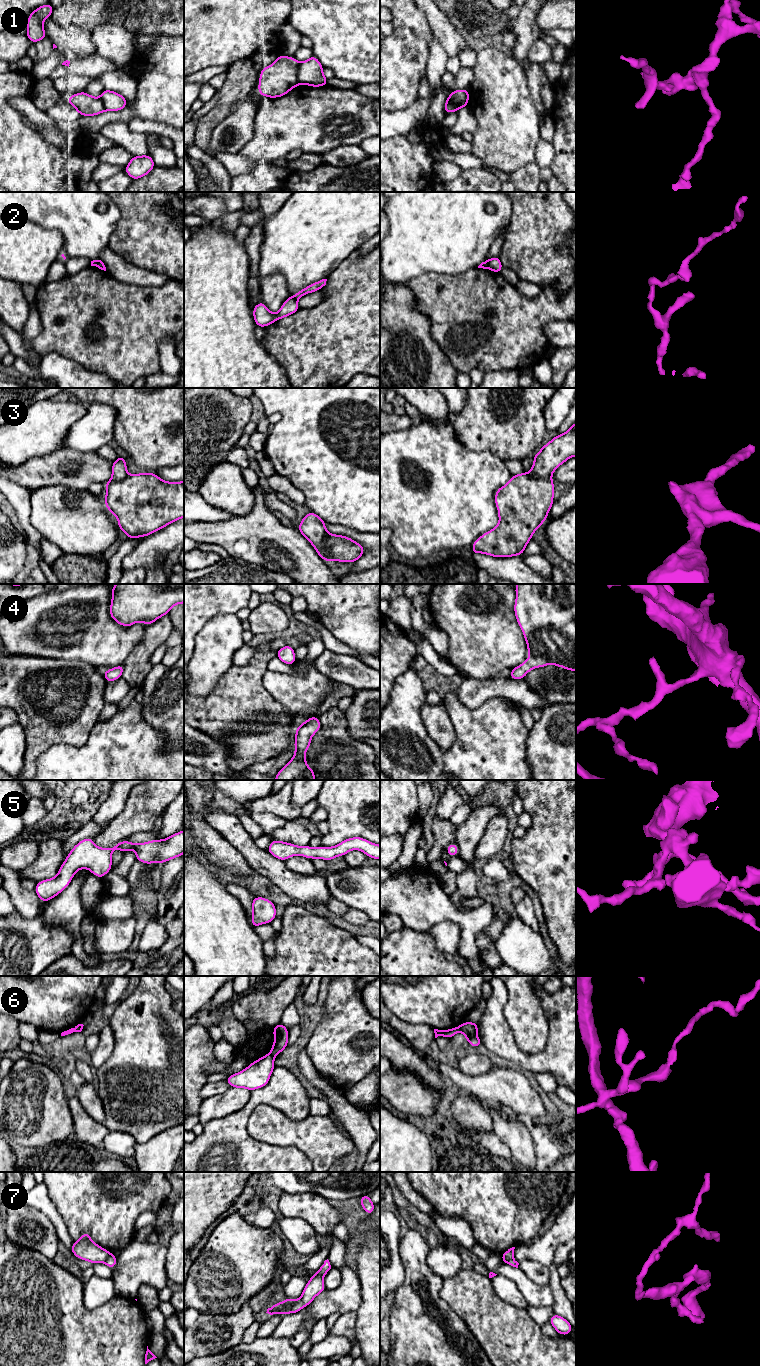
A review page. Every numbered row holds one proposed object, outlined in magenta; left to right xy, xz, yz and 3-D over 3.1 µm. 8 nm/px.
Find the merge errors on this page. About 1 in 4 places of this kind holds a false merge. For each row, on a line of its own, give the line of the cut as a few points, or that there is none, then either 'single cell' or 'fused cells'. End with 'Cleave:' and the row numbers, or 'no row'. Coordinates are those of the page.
1: cut yz (468, 98), (461, 105), (447, 100); fused cells
2: cut xz (292, 297), (296, 300); fused cells
3: cut none; single cell
4: cut none; single cell
5: cut none; single cell
6: cut yz (458, 1026), (459, 1030); fused cells
7: cut xz (301, 1300), (286, 1312); fused cells
Cleave: 1, 2, 6, 7

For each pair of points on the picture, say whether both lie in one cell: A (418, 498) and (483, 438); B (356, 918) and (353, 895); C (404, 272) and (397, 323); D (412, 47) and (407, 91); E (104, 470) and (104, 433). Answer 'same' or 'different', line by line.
A: different
B: different
C: different
D: same
E: different

